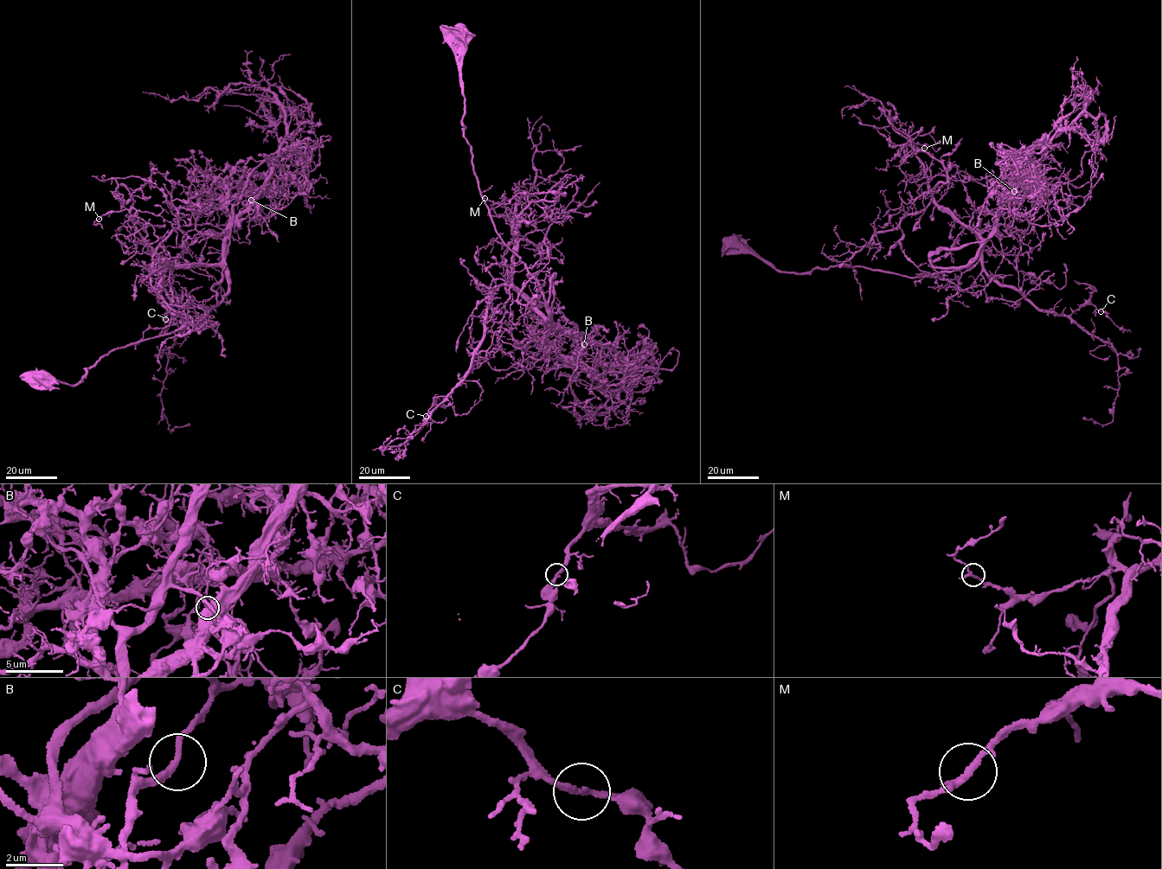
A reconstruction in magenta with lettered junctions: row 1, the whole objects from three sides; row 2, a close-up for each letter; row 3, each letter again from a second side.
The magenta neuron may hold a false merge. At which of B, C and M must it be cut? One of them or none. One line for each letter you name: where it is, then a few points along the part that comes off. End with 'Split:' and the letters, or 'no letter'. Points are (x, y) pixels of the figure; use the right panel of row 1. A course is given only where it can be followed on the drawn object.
B: (1014, 191) | (1014, 191), (1019, 183), (1036, 194), (1046, 188), (1036, 182), (1031, 151), (1023, 150), (1014, 162), (1027, 192)
Split: B

